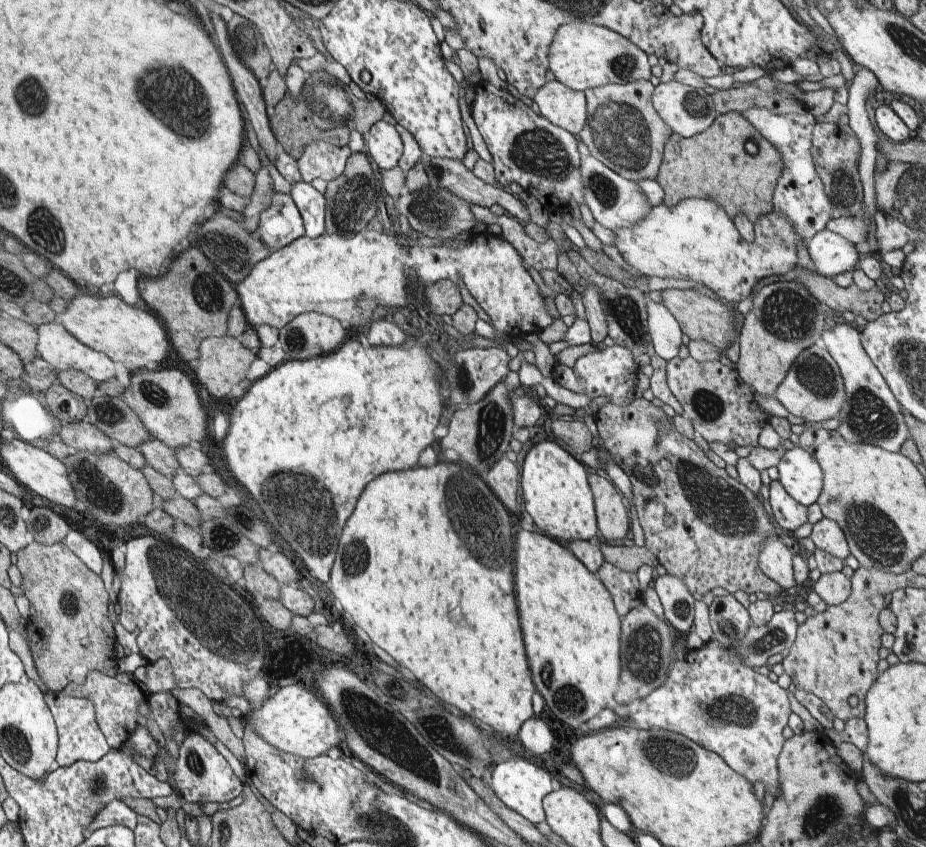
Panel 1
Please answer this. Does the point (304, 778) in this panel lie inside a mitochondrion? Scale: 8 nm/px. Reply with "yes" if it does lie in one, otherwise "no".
yes

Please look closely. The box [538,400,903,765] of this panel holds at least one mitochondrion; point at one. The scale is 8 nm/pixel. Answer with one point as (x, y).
(726, 507)

